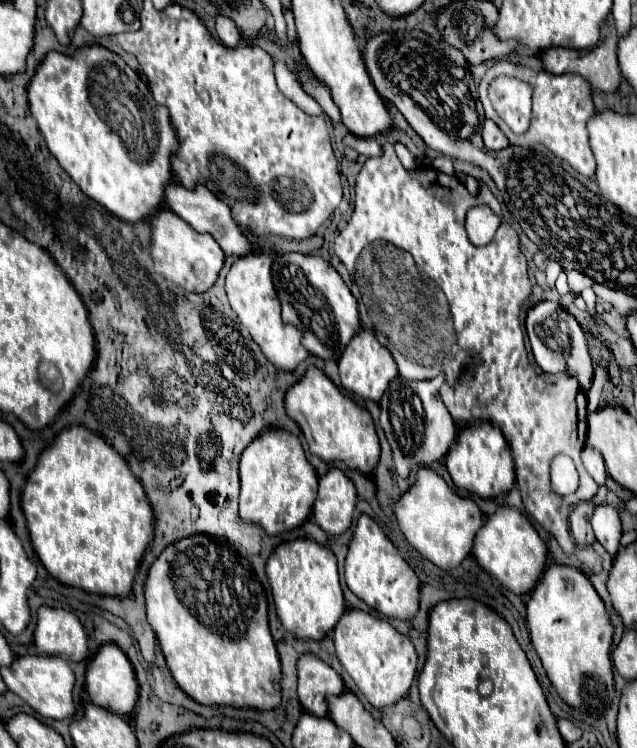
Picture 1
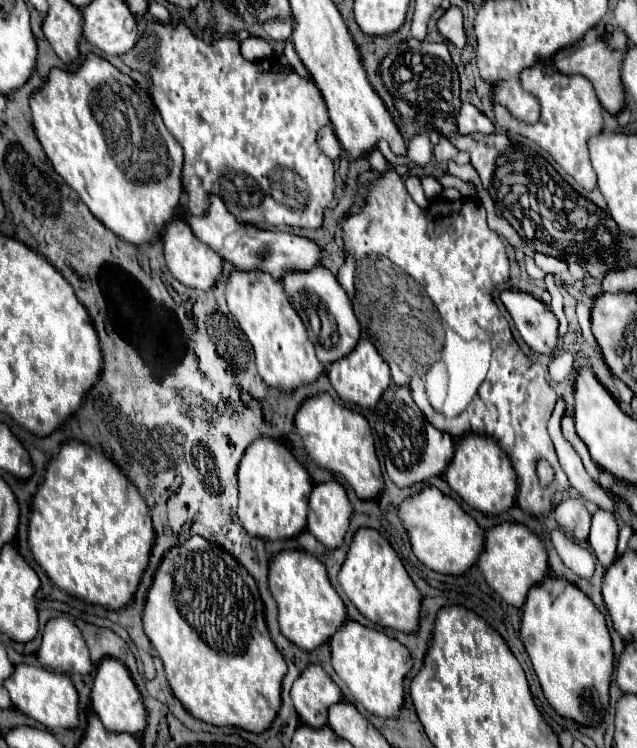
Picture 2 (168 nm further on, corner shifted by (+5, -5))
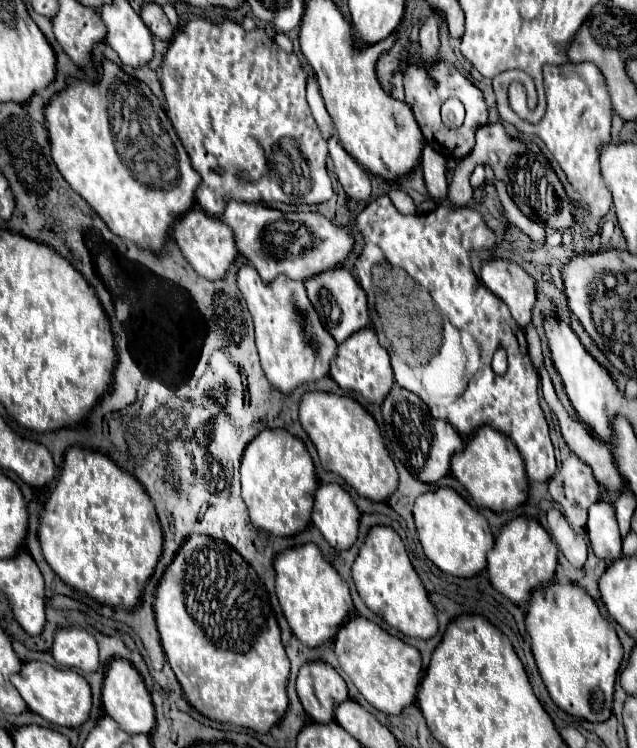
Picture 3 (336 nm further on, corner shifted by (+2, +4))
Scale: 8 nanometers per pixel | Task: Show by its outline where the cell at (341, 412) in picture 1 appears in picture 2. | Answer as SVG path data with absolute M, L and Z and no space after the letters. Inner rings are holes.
M328 393L308 397L296 413L296 433L312 461L328 471L340 473L352 485L360 499L374 499L384 487L380 463L374 451L374 439L368 421L350 409L340 407Z

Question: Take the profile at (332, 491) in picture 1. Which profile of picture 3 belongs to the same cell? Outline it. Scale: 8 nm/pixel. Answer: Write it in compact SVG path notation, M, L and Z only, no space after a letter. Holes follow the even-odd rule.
M321 484L315 492L313 524L335 550L347 550L359 534L361 512L339 484Z

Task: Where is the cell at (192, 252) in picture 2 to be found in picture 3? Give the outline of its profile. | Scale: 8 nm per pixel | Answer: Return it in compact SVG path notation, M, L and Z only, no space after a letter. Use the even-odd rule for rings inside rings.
M191 210L183 214L173 228L173 238L177 246L181 248L183 256L189 260L189 264L195 268L197 274L201 274L207 280L219 280L227 274L229 266L235 262L237 248L233 240L233 230L217 218L217 216L207 216L203 210Z

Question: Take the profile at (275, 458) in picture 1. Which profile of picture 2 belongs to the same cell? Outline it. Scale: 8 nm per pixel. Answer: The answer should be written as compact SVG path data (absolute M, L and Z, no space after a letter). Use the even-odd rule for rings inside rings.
M270 437L256 439L240 461L238 483L238 517L250 535L274 541L290 539L304 531L312 479L284 443Z

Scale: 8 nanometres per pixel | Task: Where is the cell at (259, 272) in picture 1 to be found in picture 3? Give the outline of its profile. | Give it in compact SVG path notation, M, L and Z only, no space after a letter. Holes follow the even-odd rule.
M243 266L237 272L237 284L255 322L255 342L267 380L283 394L291 394L299 384L317 382L327 376L329 362L333 360L333 354L337 354L337 342L323 328L307 298L303 280L279 276L273 284L263 284L253 266Z

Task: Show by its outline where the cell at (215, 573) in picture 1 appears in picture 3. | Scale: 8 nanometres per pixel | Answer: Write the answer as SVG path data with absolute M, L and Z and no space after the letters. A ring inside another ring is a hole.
M193 534L165 570L155 594L155 618L161 644L189 704L209 720L231 722L255 732L269 732L289 710L289 660L281 644L279 626L269 596L255 570L229 544Z

